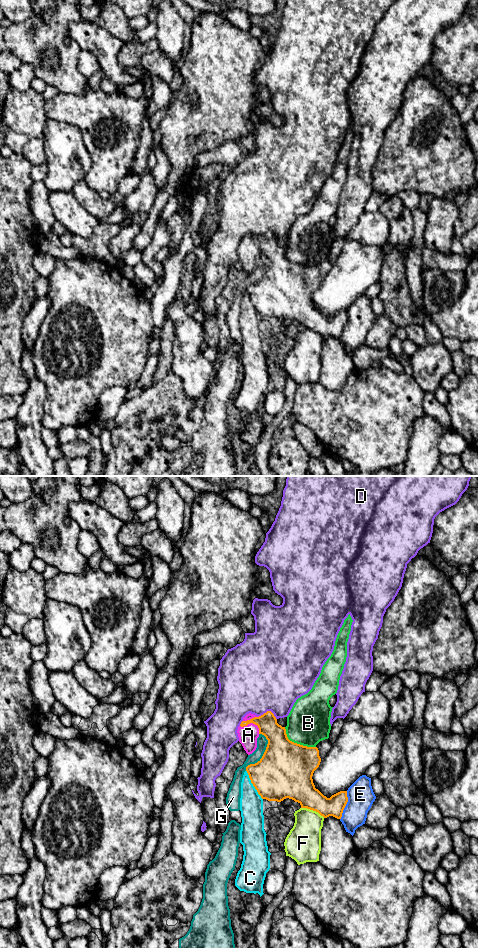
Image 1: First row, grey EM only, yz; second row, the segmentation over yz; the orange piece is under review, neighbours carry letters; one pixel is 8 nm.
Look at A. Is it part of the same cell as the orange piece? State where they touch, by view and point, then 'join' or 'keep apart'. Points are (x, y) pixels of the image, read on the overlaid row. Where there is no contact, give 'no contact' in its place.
meets orange in yz at (252, 722); join

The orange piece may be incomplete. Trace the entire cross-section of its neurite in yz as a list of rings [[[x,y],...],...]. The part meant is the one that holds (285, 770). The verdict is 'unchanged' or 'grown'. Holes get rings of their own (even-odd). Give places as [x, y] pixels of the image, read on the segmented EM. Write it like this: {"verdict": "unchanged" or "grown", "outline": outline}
{"verdict": "grown", "outline": [[[271,711],[261,716],[247,714],[237,730],[239,742],[248,755],[257,748],[257,738],[260,734],[268,740],[262,758],[255,764],[246,767],[251,783],[262,799],[281,802],[286,798],[292,799],[307,808],[318,812],[324,818],[333,816],[341,819],[343,810],[348,802],[347,791],[340,791],[330,798],[324,796],[313,783],[313,773],[319,767],[321,758],[317,747],[307,747],[290,741],[285,727],[277,723]]]}

